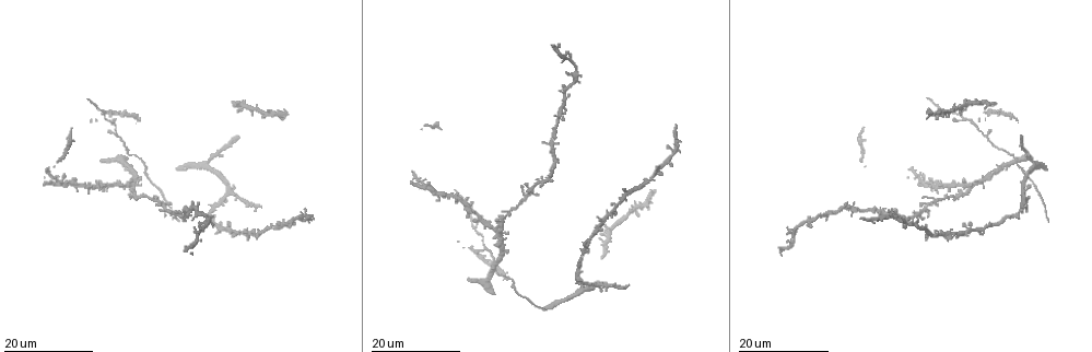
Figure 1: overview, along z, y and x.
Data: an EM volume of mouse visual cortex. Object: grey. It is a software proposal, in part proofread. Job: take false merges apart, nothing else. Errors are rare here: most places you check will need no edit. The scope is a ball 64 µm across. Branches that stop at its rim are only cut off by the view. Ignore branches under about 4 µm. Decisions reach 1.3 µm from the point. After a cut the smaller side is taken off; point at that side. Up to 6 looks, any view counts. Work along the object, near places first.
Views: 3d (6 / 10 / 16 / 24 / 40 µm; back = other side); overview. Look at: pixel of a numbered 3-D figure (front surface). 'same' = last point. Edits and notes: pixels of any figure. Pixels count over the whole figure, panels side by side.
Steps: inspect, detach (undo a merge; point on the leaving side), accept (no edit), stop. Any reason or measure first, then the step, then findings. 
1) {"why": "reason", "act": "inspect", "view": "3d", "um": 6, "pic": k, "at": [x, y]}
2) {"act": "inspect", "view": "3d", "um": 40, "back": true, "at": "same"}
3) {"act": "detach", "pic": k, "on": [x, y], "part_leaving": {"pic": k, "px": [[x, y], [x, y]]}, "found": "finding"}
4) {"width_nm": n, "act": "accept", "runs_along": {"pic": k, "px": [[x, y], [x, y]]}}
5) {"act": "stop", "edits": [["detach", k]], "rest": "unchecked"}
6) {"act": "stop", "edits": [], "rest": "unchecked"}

{"why": "three-way junction", "act": "inspect", "view": "3d", "um": 24, "pic": 1, "at": [496, 271]}

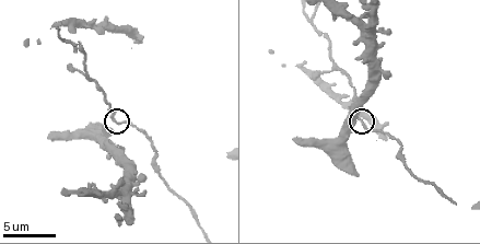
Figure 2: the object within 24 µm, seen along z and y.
{"act": "inspect", "view": "3d", "um": 6, "pic": 2, "at": [361, 123]}

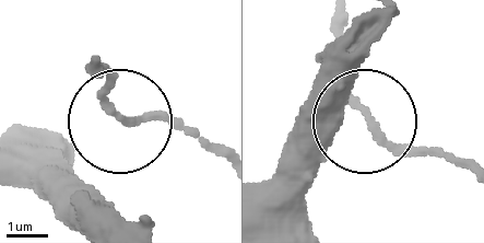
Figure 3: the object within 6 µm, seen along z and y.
{"act": "inspect", "view": "3d", "um": 6, "back": true, "pic": 3, "at": [369, 122]}

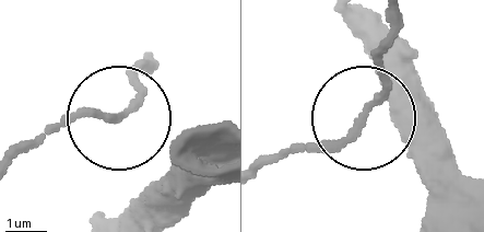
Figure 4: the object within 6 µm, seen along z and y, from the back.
{"act": "accept", "runs_along": {"pic": 4, "px": [[263, 162], [357, 127], [385, 85], [378, 47]]}, "found": "all the same cell"}

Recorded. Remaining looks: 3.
{"why": "three-way junction", "act": "inspect", "view": "3d", "um": 6, "pic": 2, "at": [88, 78]}

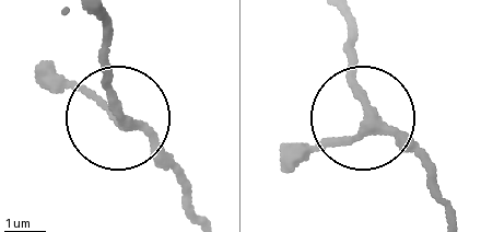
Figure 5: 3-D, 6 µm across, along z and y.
{"side_arm_um": 17, "act": "accept", "runs_along": {"pic": 5, "px": [[446, 209], [425, 167], [373, 122], [292, 164]]}, "found": "continuous, no second cell"}

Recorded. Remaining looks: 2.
{"why": "four-way junction", "act": "inspect", "view": "3d", "um": 6, "pic": 2, "at": [127, 196]}

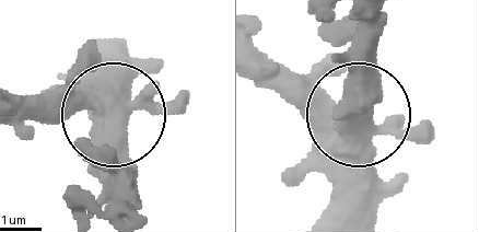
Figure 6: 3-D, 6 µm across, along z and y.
{"arms": 4, "act": "accept", "found": "all the same cell"}

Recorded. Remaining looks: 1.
{"act": "stop", "edits": [], "rest": "unchecked"}

